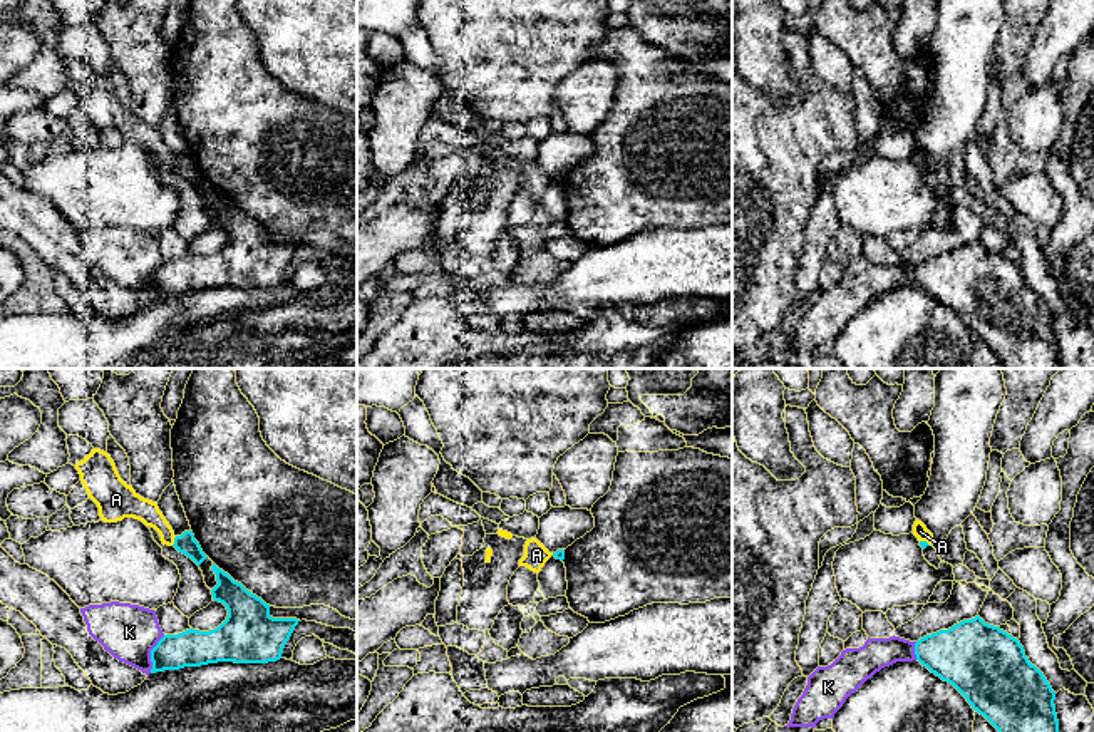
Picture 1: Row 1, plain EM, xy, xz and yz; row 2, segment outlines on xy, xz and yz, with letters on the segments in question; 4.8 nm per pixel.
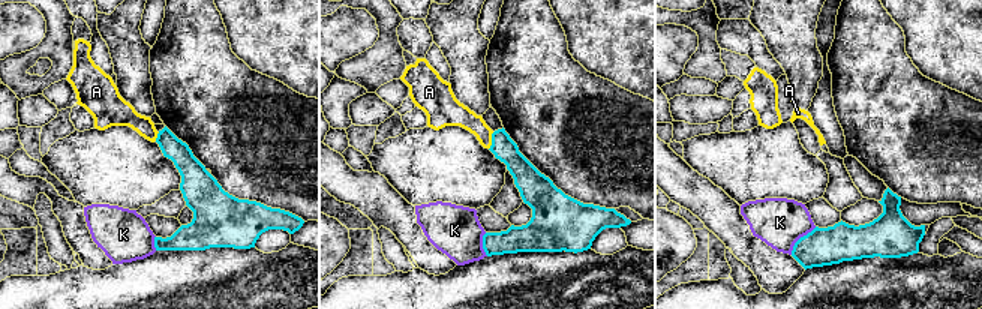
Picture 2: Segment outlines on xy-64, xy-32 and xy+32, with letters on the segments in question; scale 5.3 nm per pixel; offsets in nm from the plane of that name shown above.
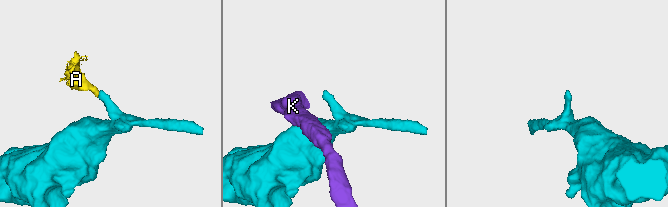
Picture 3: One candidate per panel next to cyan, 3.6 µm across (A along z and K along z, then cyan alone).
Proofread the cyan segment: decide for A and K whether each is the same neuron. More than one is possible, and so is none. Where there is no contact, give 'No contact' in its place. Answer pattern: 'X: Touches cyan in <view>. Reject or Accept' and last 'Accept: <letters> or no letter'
A: Touches cyan in xy. Reject
K: Touches cyan in xy. Reject
Accept: no letter

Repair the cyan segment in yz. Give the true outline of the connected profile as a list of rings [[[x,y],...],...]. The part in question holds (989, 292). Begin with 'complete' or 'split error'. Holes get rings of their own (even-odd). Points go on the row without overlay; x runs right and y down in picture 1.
complete | [[[977,240],[920,263],[915,280],[999,355],[1002,369],[1060,369],[1055,317],[1000,251]]]

